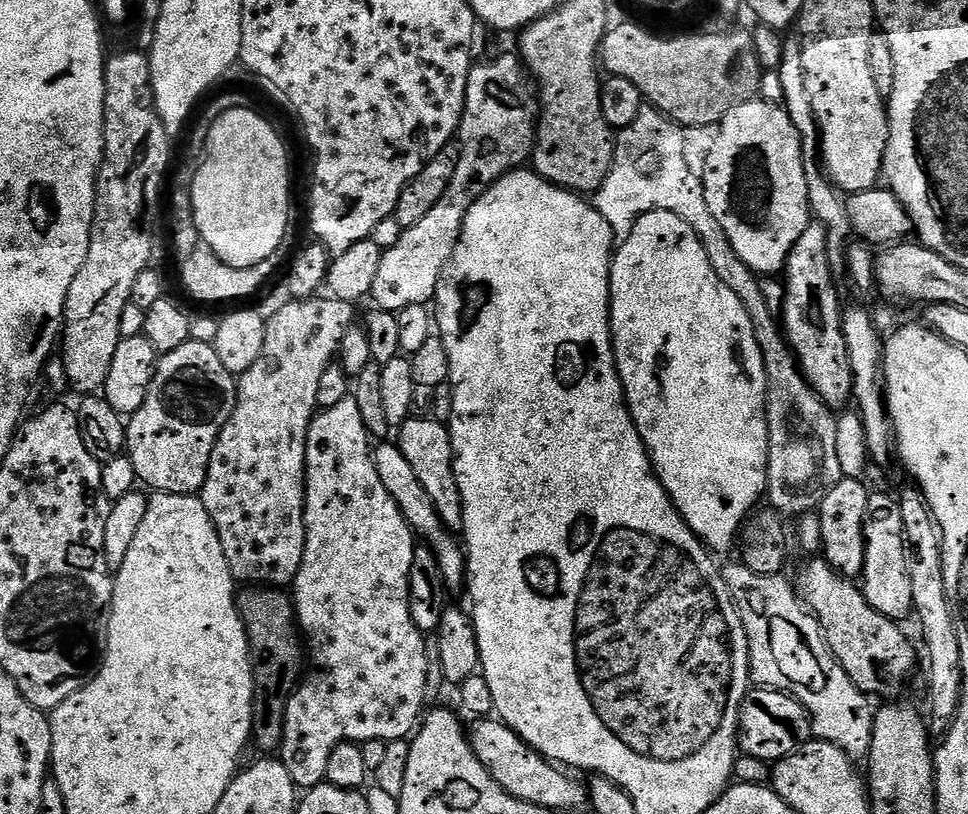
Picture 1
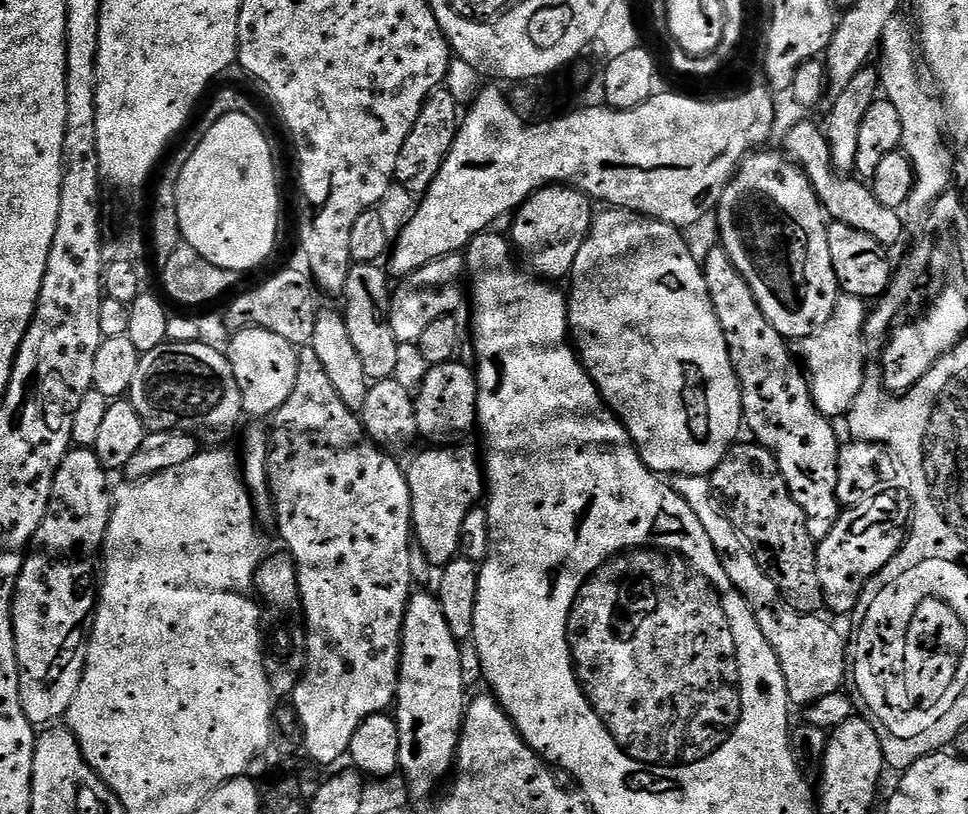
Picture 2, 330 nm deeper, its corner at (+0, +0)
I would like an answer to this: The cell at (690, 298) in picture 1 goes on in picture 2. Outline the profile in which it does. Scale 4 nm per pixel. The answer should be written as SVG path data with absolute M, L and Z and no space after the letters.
M604 210L601 216L599 213L593 219L590 234L586 242L582 242L582 248L570 273L571 280L572 292L567 293L568 330L571 343L576 349L576 355L583 362L585 370L590 374L594 386L598 386L600 397L623 422L632 443L636 445L642 462L651 472L663 474L668 478L673 476L711 477L713 470L722 462L722 458L726 458L726 454L732 451L734 445L741 439L740 428L742 432L744 407L740 393L740 380L736 377L736 371L730 362L722 326L718 322L718 314L714 314L714 306L706 290L704 269L701 261L696 260L694 254L690 254L683 235L671 224L664 224L661 220L651 220L649 216L640 216L636 212L623 210Z

